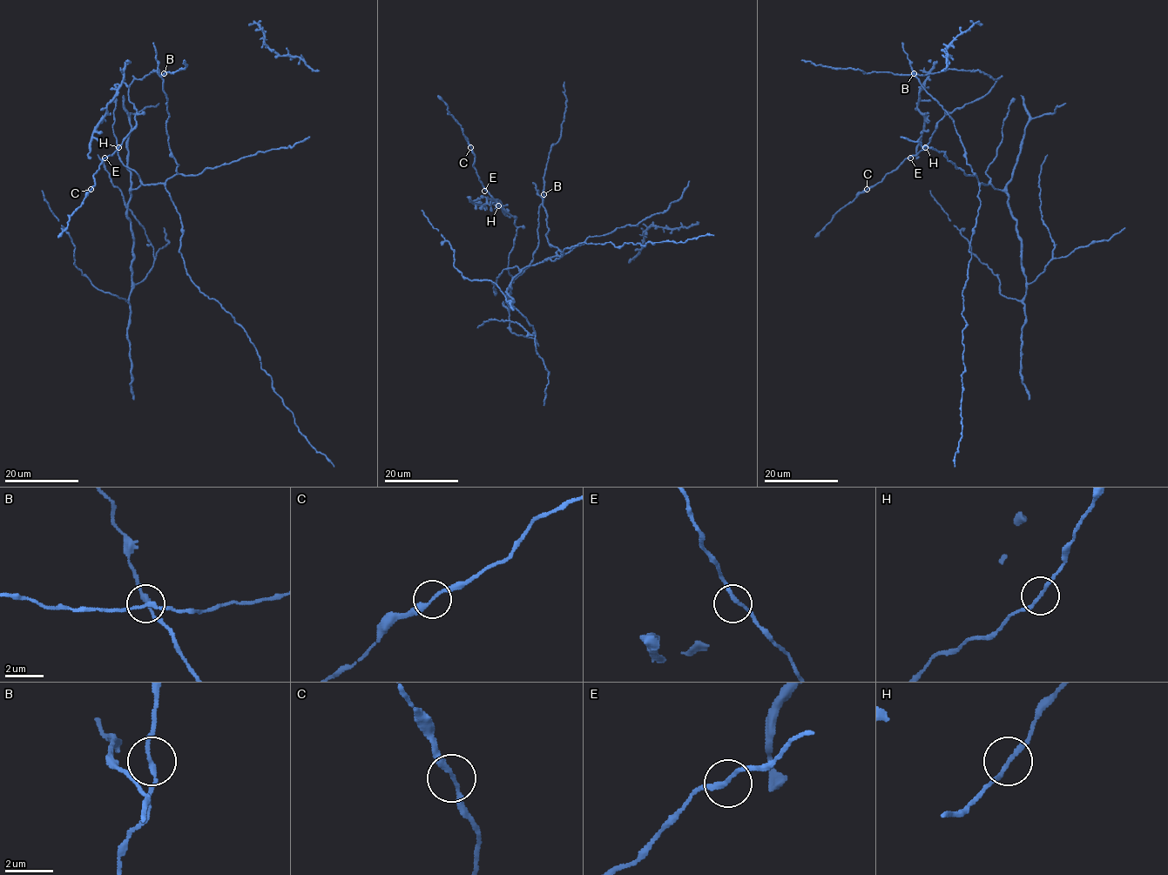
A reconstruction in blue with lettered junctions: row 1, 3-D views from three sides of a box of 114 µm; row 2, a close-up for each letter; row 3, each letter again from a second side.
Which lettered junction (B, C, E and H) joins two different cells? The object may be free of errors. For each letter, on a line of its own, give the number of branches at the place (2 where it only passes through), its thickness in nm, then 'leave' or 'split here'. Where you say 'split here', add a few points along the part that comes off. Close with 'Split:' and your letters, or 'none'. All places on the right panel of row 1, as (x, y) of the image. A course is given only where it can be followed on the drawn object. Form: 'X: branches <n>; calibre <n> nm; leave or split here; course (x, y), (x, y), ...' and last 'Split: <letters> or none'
B: branches 2; calibre 170 nm; leave
C: branches 2; calibre 200 nm; leave
E: branches 2; calibre 180 nm; leave
H: branches 2; calibre 160 nm; leave
Split: none

